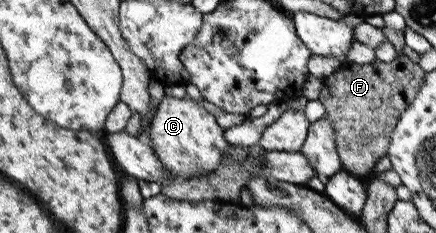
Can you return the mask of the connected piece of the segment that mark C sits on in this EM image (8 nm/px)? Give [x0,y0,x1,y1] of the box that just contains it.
[148,94,231,183]

